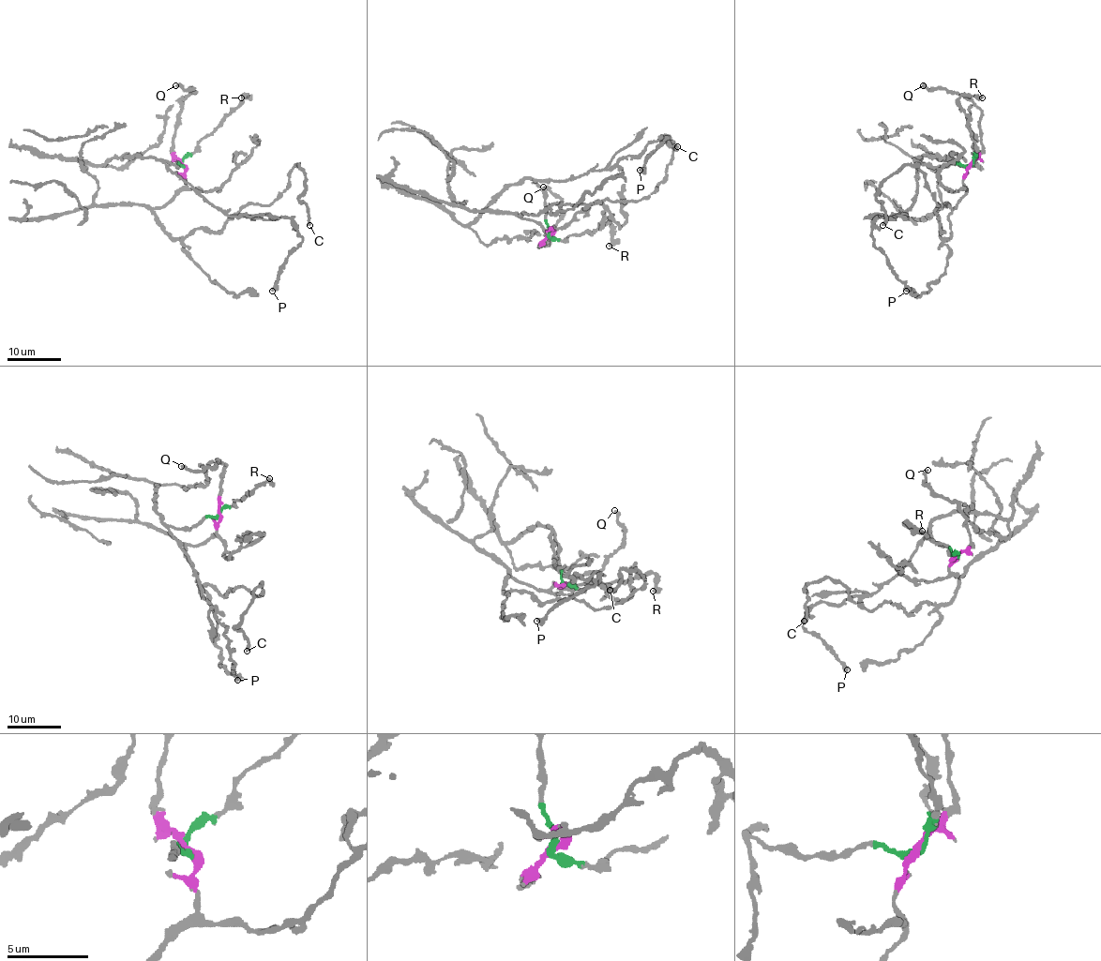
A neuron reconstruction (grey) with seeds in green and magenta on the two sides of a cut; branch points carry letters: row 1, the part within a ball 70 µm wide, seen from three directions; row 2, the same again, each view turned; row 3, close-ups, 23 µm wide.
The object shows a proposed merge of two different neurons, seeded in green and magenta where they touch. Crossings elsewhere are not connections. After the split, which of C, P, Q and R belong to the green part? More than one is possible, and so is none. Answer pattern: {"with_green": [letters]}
{"with_green": ["P", "R"]}

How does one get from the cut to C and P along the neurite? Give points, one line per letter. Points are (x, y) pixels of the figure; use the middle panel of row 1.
C: (548, 235), (552, 227), (544, 230), (524, 212), (645, 199), (665, 175), (673, 152), (667, 141), (677, 146)
P: (548, 235), (544, 190), (534, 180), (572, 180), (611, 169), (670, 137), (640, 171)

